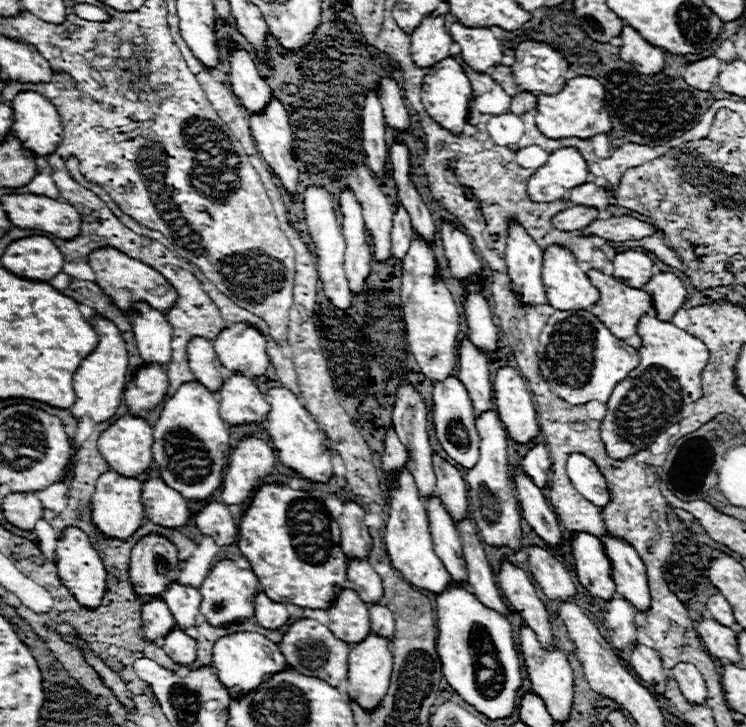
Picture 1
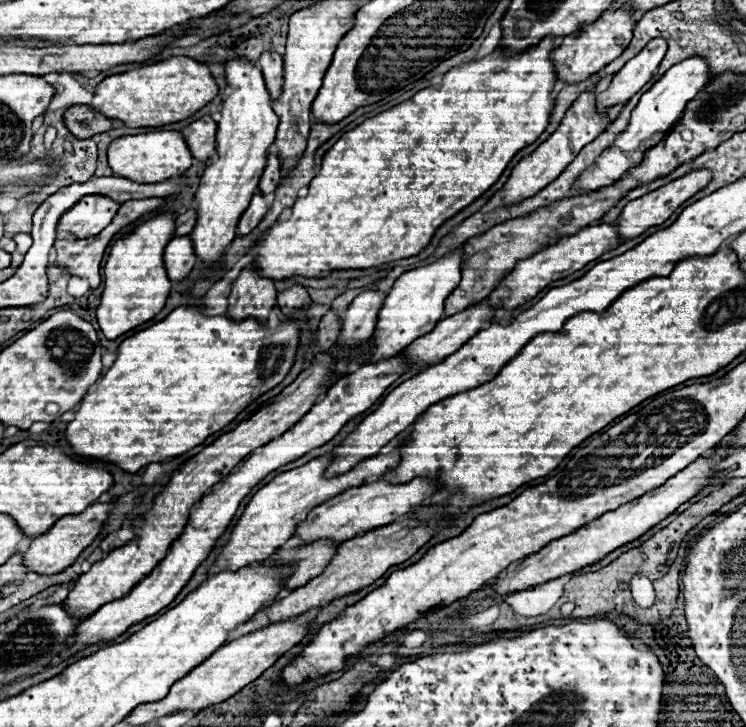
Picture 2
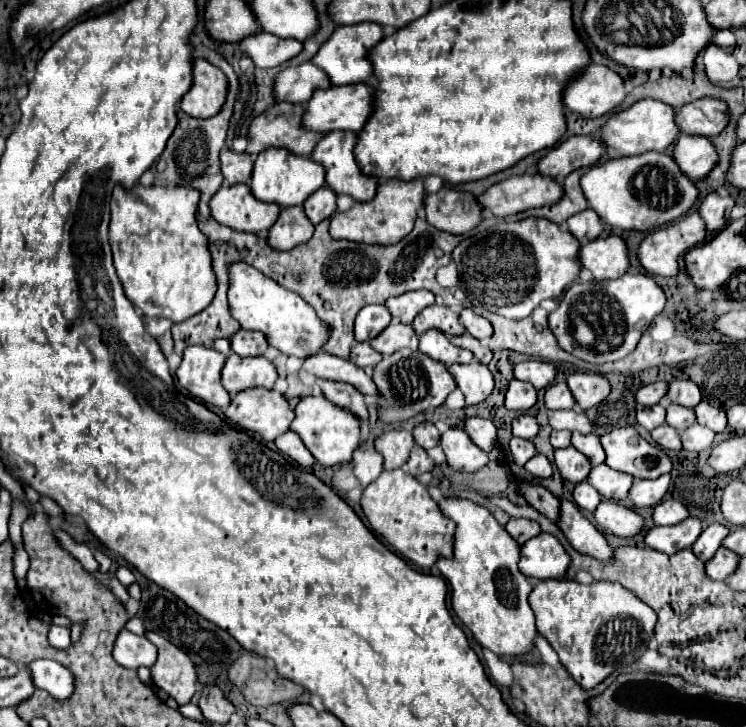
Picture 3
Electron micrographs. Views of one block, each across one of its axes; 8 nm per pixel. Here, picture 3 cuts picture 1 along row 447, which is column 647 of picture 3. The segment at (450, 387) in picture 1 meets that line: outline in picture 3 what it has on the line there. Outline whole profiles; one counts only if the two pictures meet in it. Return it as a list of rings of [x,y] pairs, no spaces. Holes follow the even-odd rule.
[[[614,428],[600,438],[606,450],[606,464],[612,470],[626,472],[634,478],[658,478],[672,470],[672,460],[664,448],[646,442],[636,428]]]

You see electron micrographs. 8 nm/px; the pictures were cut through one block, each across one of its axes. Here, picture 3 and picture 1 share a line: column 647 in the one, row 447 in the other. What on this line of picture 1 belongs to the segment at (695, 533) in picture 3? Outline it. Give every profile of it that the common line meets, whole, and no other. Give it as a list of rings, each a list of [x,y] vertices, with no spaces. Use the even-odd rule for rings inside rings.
[[[536,444],[522,460],[522,472],[534,480],[534,484],[544,490],[548,486],[548,472],[550,472],[550,454],[544,444]]]

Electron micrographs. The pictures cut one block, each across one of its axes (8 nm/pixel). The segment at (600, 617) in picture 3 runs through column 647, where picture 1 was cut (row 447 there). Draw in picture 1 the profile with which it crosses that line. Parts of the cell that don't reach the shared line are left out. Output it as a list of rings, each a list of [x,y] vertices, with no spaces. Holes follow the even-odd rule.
[[[656,316],[640,318],[638,336],[642,338],[642,348],[638,350],[640,364],[622,380],[622,384],[618,384],[618,388],[614,388],[606,404],[606,416],[600,424],[600,440],[614,460],[624,460],[646,450],[644,446],[650,446],[662,430],[682,420],[680,412],[684,406],[702,398],[700,374],[708,364],[708,348],[704,342]]]

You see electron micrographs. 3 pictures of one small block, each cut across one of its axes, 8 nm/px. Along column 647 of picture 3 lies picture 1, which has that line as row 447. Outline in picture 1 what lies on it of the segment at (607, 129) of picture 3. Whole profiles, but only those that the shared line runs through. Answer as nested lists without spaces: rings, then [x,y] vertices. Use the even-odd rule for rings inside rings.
[[[124,416],[98,440],[98,448],[110,470],[136,478],[152,466],[152,426],[144,418]]]

